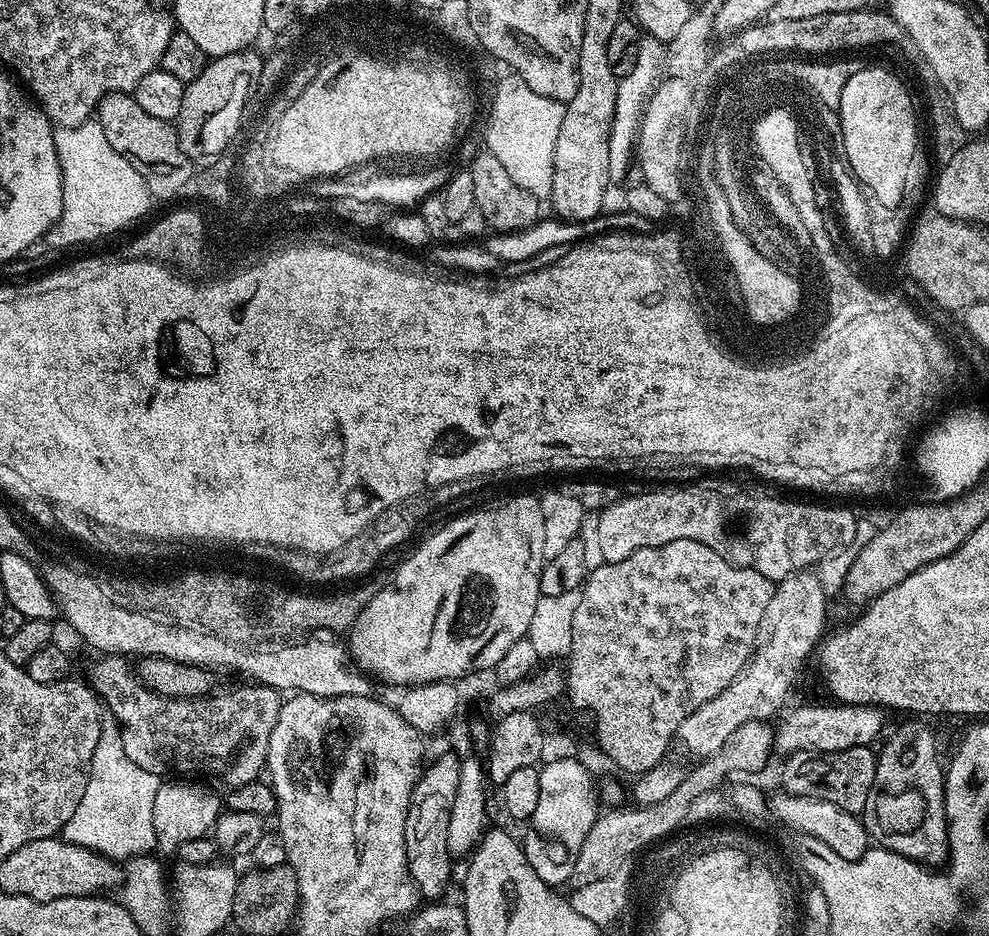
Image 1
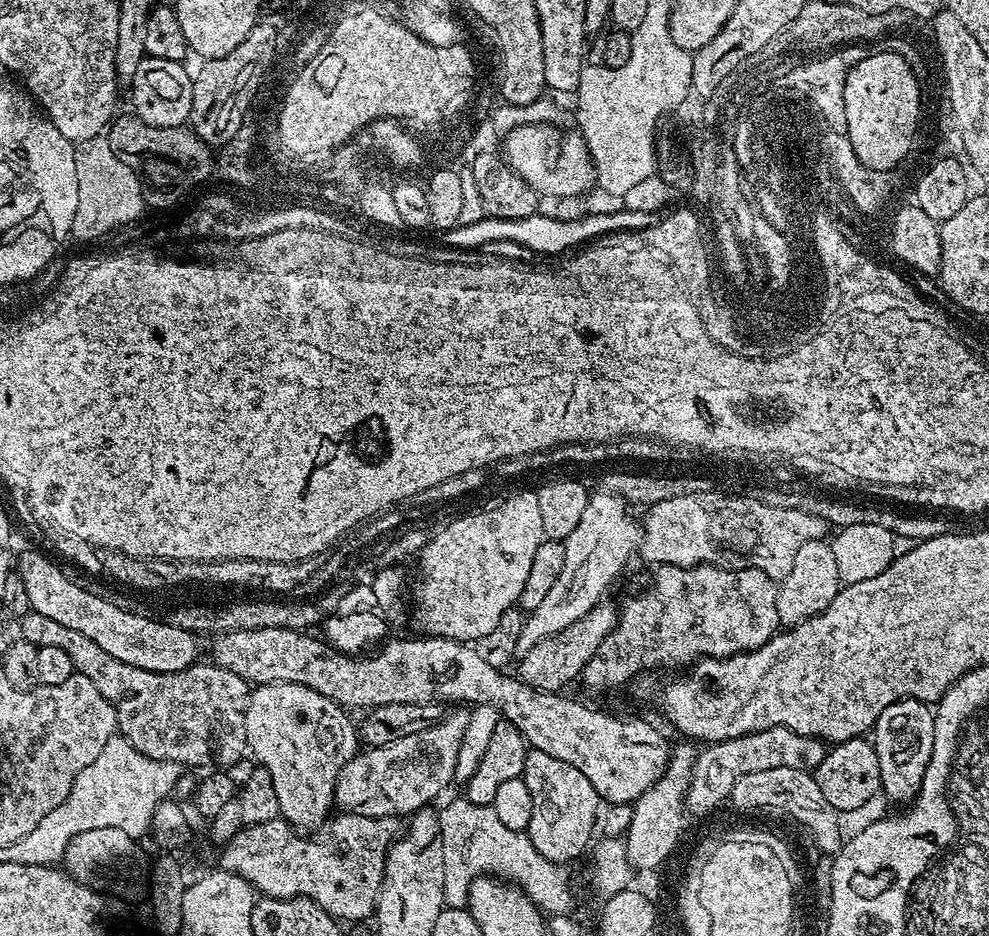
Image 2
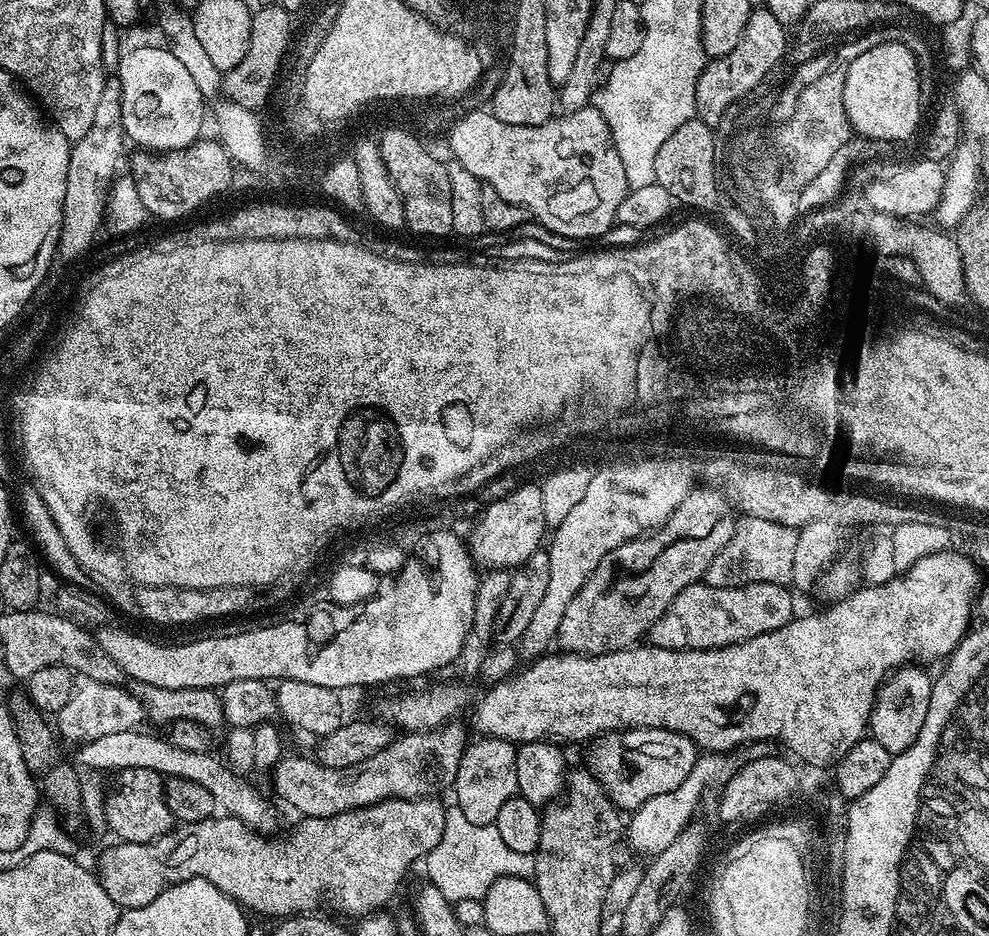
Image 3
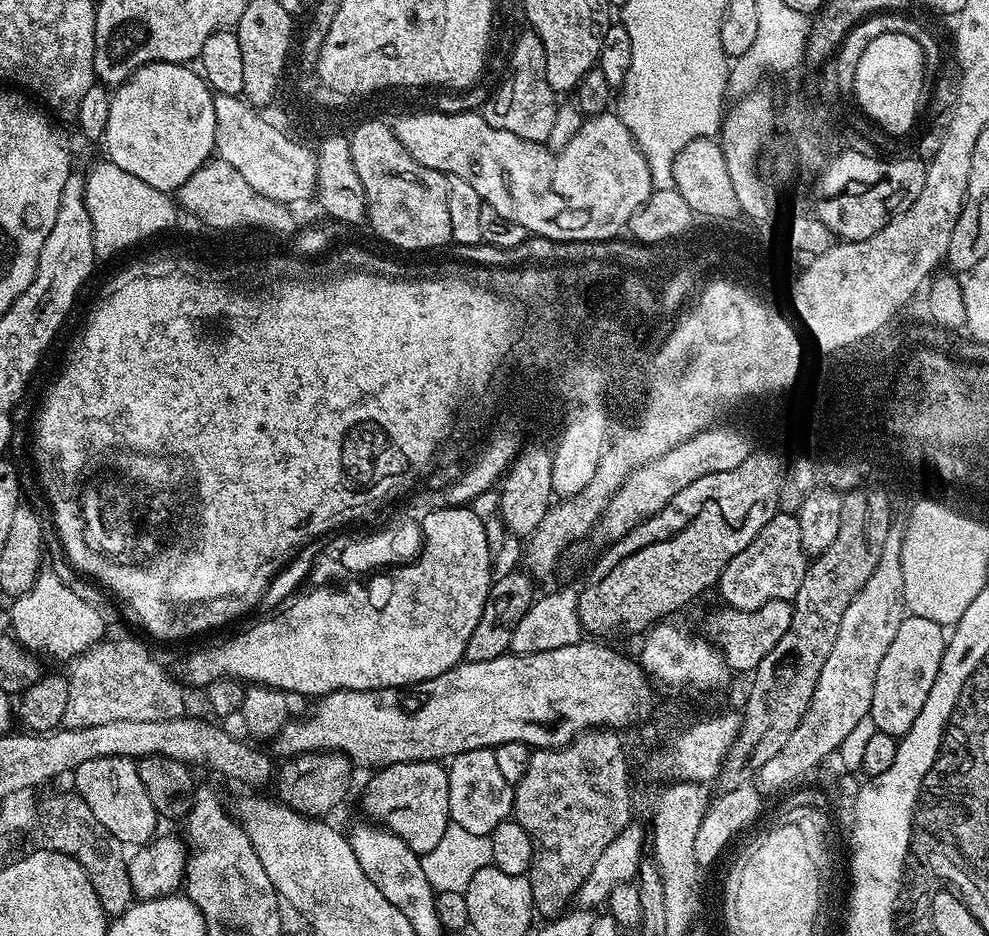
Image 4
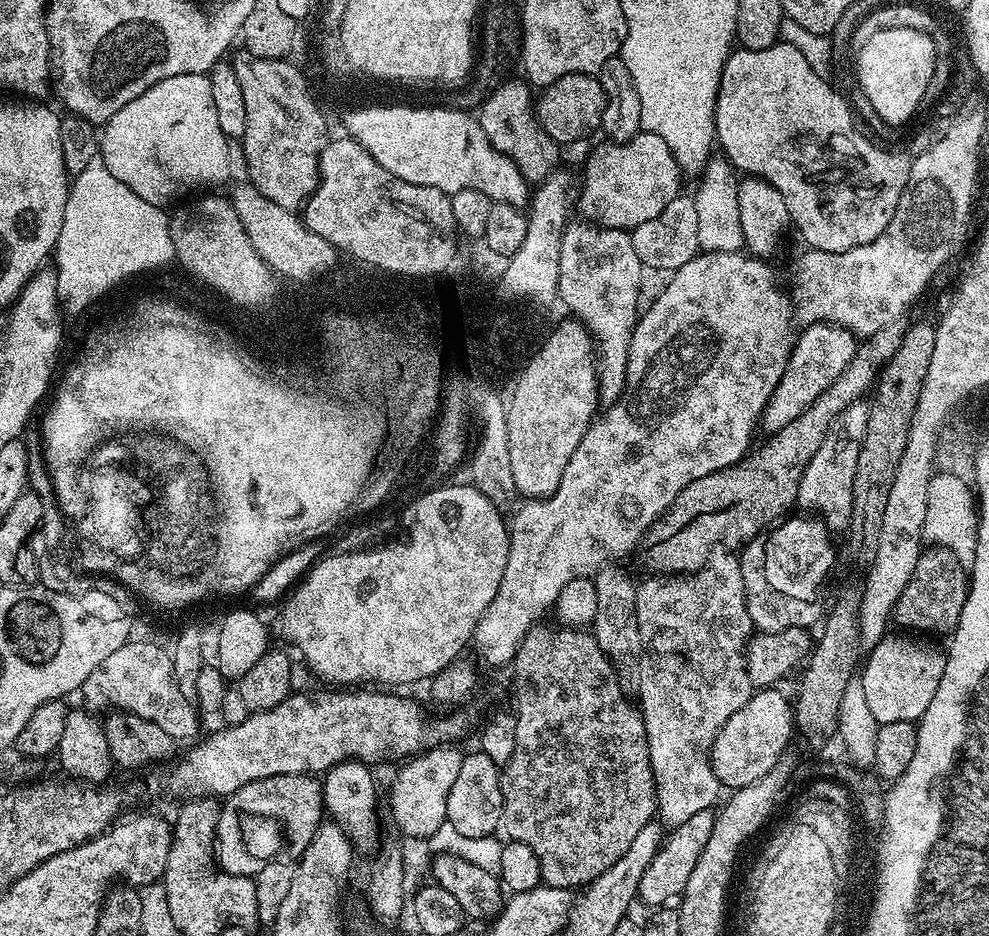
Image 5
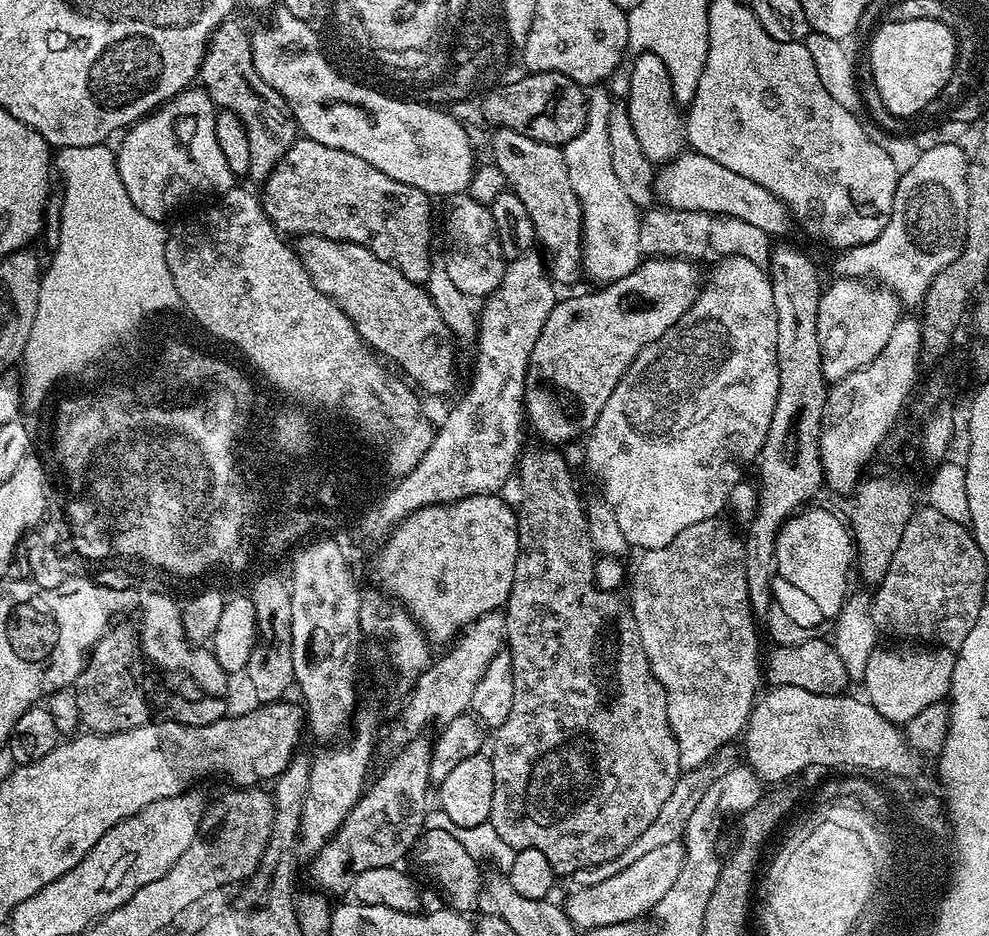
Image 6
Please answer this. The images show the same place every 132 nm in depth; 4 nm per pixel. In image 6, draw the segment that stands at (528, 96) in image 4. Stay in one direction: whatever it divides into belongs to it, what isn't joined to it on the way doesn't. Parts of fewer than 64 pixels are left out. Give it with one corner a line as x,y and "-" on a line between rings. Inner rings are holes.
497,127
493,132
491,163
502,170
508,188
522,198
522,206
526,206
530,213
530,222
534,222
536,227
536,244
546,257
549,276
560,286
574,283
581,279
584,267
584,227
582,206
578,202
578,194
574,194
570,186
563,151
516,130

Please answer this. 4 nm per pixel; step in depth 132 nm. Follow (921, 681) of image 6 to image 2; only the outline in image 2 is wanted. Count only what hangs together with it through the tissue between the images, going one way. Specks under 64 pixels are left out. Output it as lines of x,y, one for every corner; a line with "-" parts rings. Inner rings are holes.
904,698
886,707
876,719
872,741
878,757
881,791
894,802
911,803
920,792
926,766
933,754
934,716
929,705

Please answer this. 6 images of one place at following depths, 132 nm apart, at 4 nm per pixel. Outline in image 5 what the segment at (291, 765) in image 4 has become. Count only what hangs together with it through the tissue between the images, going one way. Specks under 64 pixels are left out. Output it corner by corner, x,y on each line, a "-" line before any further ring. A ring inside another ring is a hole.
282,774
242,786
219,805
214,858
223,872
255,877
266,866
297,863
326,816
324,790
315,775

